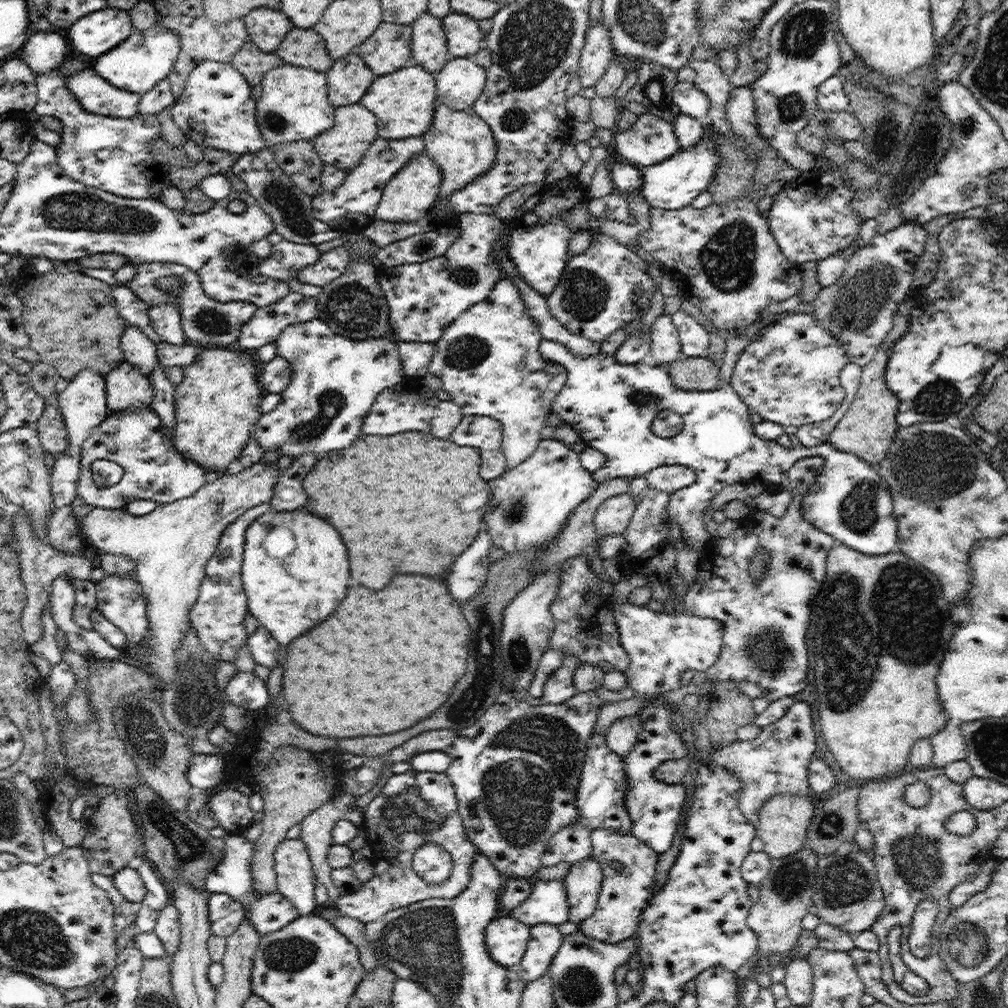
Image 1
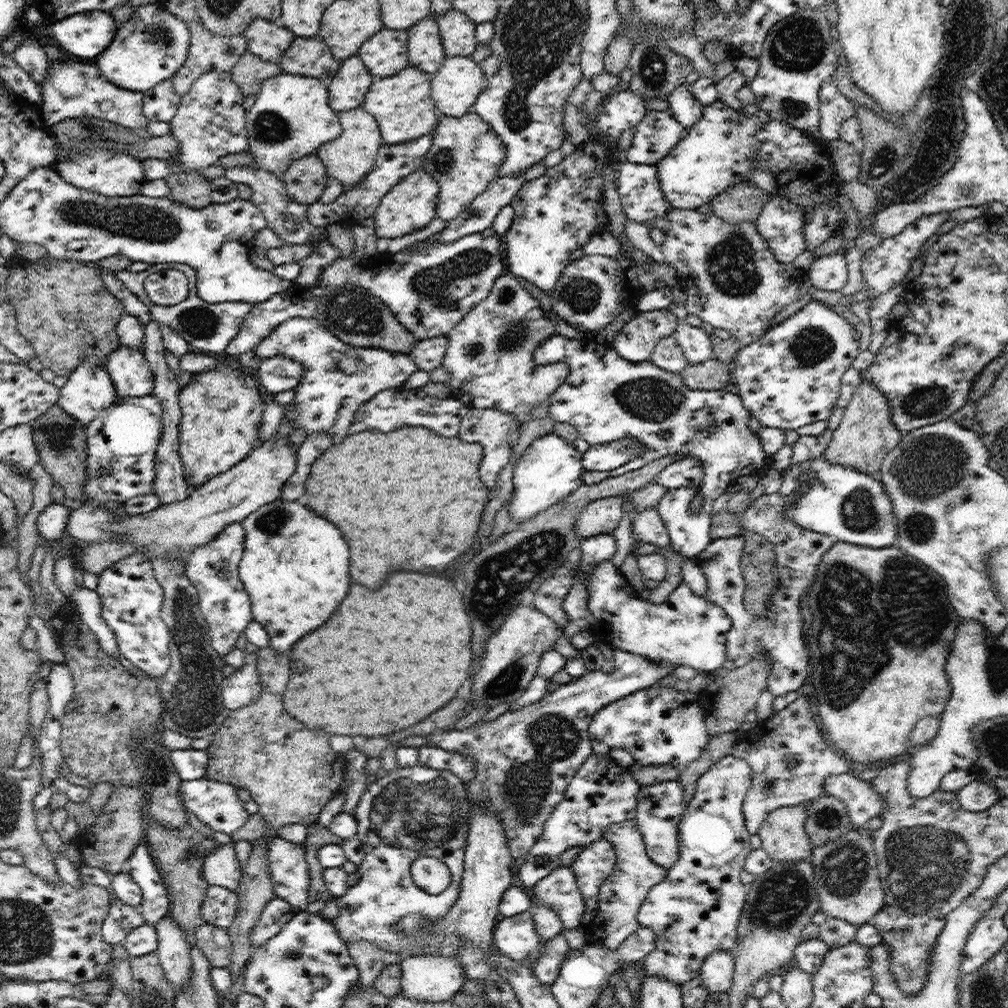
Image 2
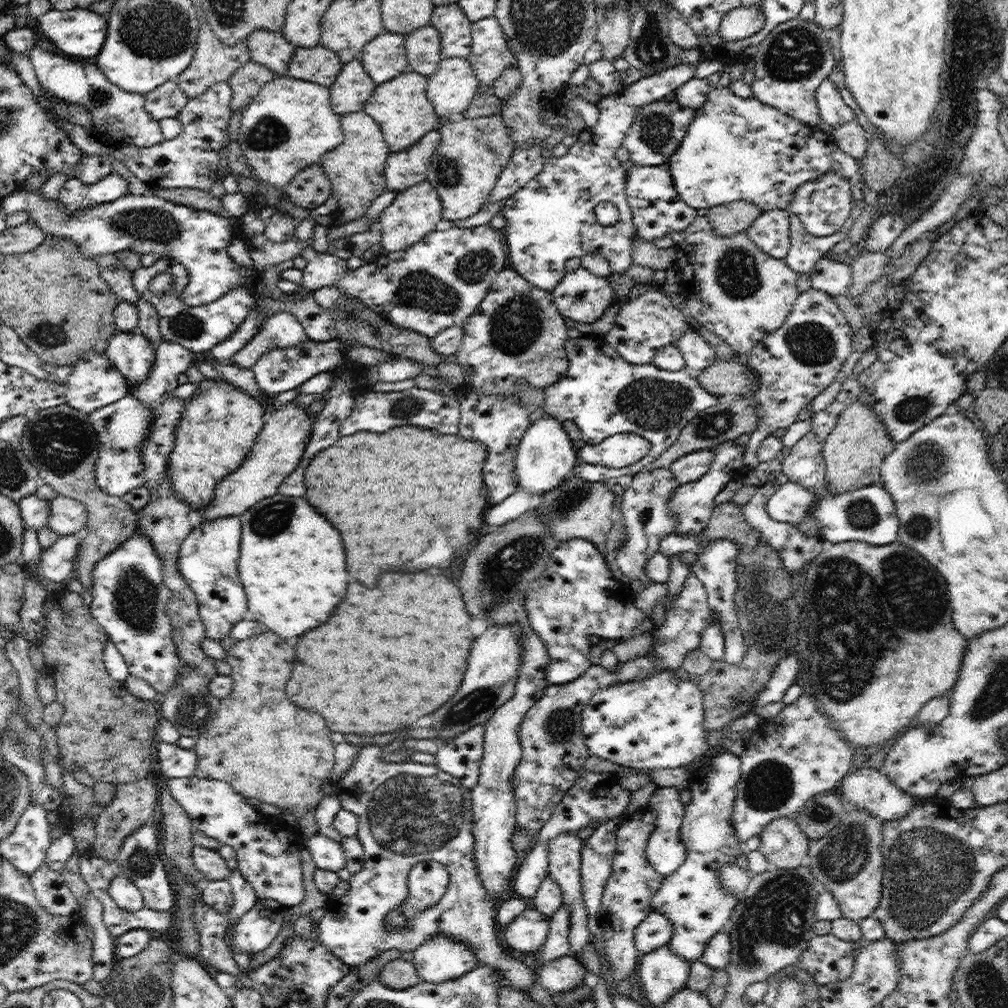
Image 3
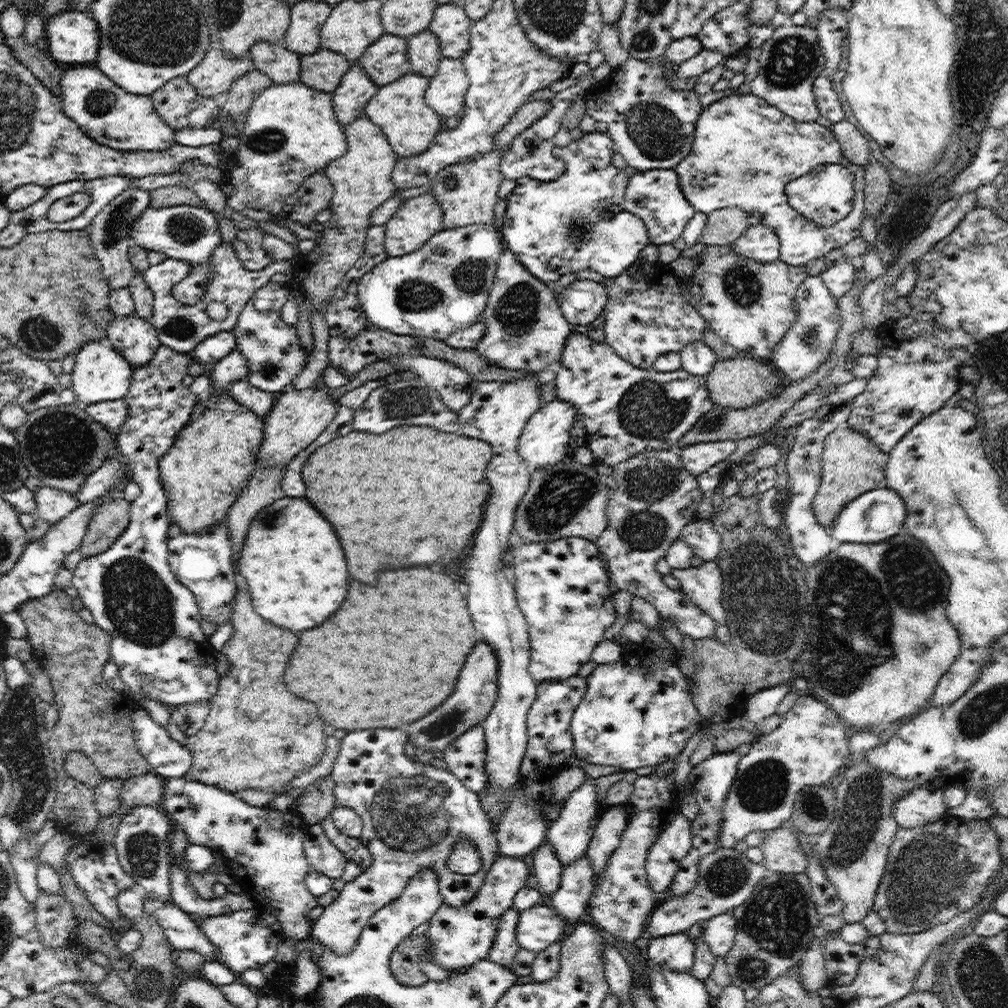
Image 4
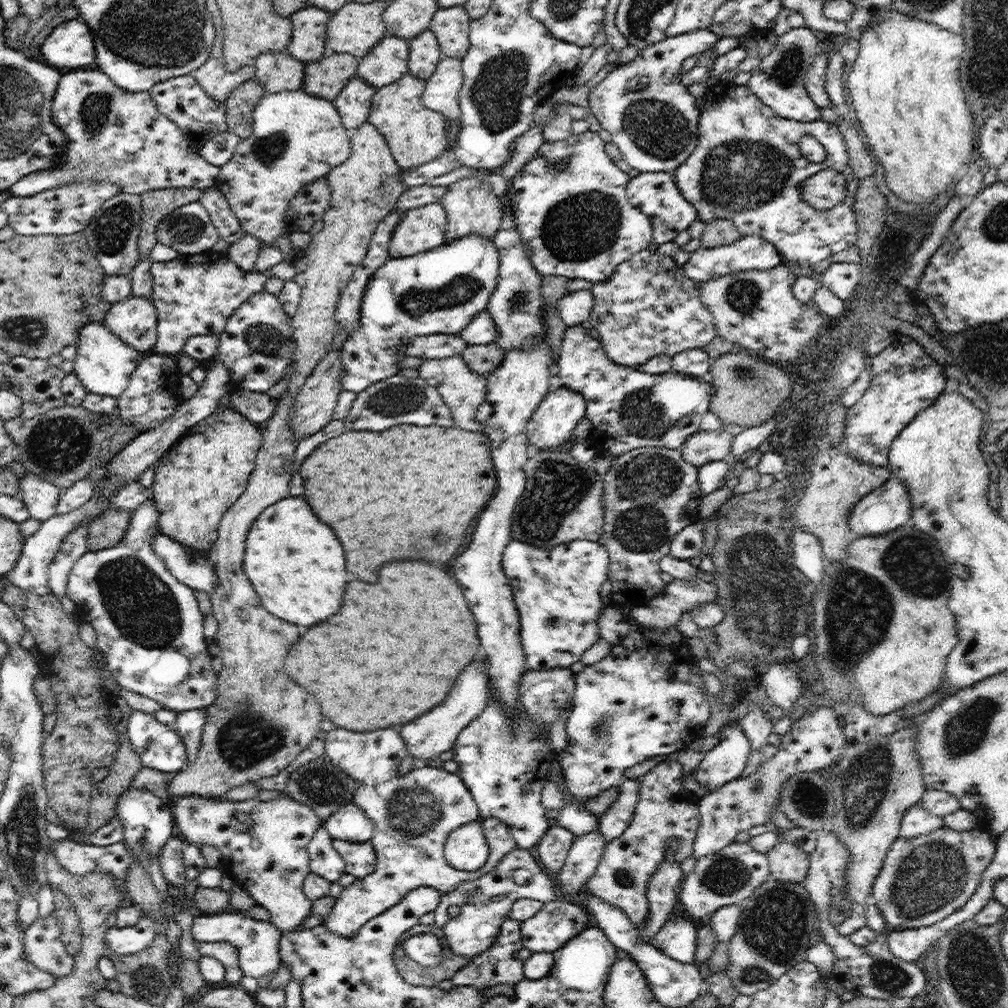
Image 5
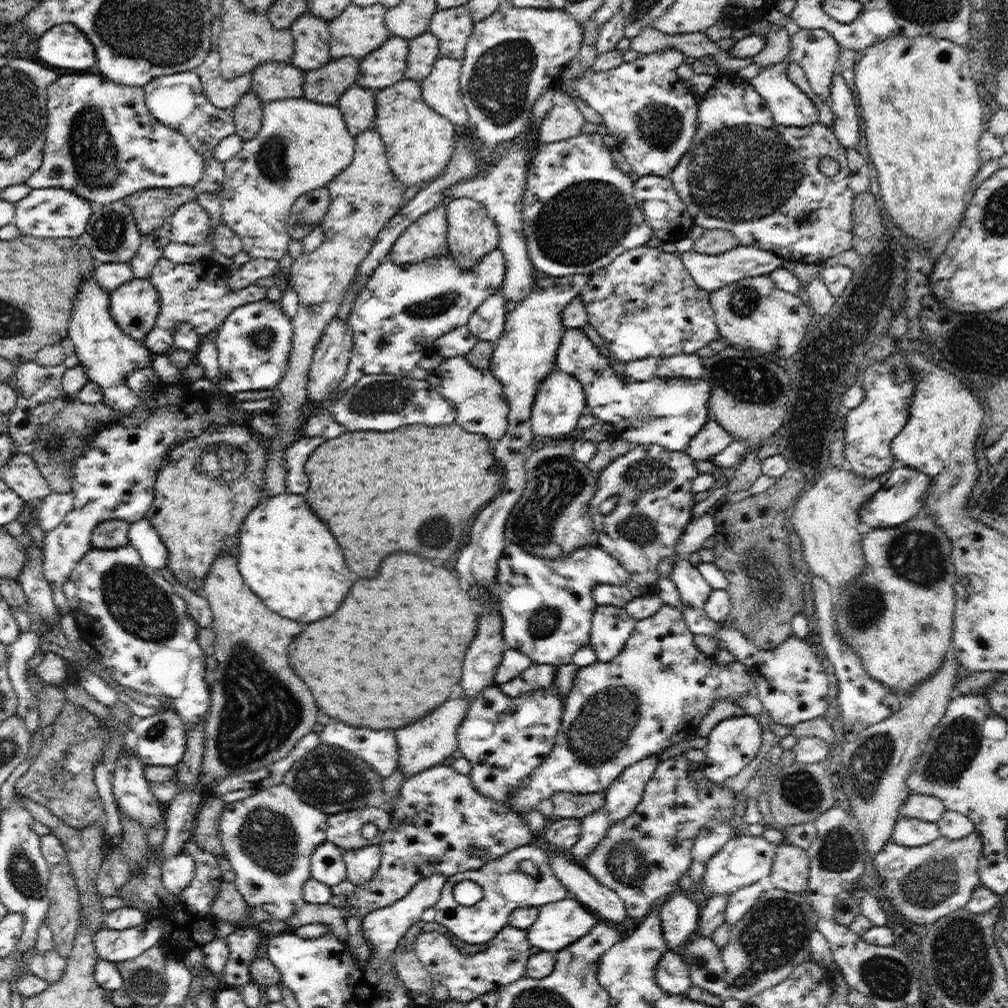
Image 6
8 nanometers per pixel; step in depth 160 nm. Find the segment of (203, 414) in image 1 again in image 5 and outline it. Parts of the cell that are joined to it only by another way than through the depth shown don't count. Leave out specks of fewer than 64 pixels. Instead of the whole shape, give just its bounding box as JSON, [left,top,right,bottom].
[150,406,263,555]

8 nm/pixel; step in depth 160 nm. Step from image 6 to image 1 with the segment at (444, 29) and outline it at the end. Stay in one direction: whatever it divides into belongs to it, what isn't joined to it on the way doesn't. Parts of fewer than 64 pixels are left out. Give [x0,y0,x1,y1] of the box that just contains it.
[442,13,484,58]

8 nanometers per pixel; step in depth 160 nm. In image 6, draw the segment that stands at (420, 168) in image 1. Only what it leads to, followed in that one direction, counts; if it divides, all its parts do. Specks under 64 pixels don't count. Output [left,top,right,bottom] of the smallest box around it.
[388,201,450,265]

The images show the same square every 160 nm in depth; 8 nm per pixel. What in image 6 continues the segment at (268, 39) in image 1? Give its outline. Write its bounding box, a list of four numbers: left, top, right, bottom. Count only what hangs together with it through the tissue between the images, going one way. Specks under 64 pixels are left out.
[251,62,305,105]

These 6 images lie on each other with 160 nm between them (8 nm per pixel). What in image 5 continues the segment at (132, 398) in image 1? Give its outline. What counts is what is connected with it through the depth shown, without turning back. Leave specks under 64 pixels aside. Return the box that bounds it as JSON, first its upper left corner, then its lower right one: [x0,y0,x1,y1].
[104,295,157,355]

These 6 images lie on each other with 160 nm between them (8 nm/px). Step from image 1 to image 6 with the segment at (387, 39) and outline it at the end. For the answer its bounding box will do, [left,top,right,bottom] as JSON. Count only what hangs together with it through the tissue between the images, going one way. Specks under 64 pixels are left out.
[356,35,409,91]

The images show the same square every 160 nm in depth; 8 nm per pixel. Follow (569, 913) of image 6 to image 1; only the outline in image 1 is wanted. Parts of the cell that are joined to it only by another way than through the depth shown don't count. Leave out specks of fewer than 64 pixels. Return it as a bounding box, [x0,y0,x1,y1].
[486,915,530,968]

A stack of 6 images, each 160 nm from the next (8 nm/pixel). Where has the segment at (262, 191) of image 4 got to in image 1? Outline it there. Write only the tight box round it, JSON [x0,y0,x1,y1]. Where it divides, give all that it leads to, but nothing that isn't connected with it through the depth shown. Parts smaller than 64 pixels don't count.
[257,63,335,150]

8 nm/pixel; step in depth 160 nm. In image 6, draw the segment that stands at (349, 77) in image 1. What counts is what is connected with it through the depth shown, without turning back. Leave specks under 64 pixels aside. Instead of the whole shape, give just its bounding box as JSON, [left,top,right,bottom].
[337,84,376,138]

